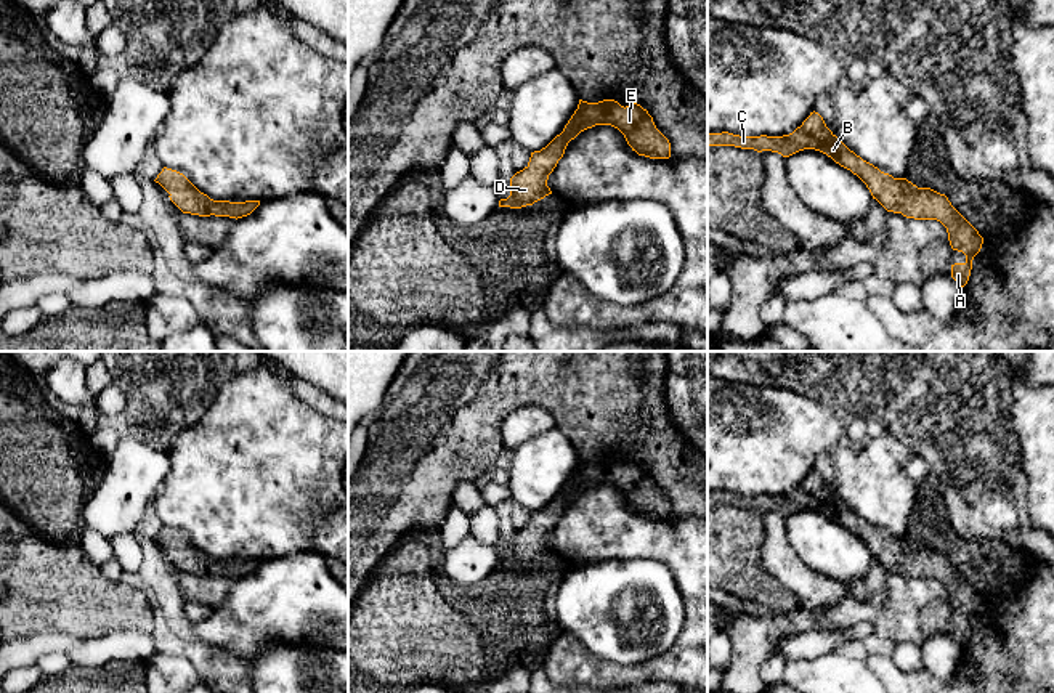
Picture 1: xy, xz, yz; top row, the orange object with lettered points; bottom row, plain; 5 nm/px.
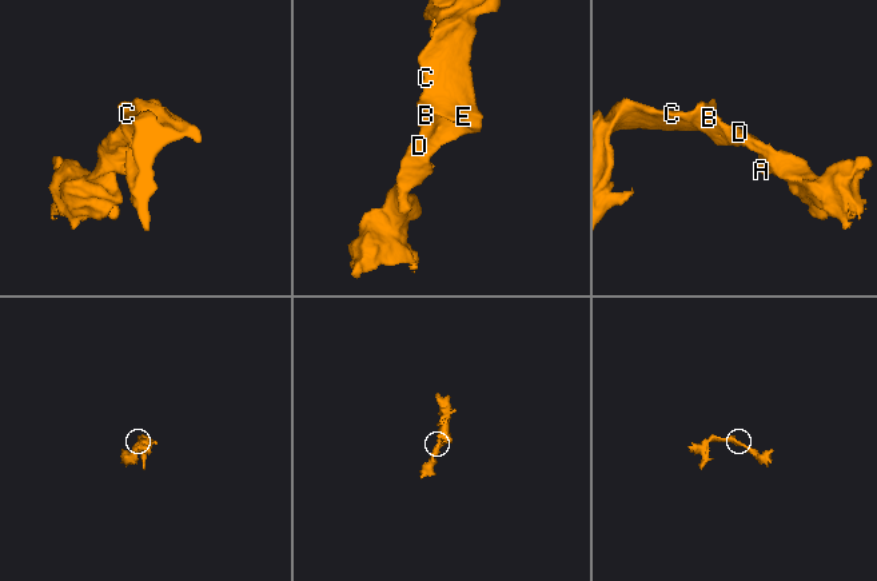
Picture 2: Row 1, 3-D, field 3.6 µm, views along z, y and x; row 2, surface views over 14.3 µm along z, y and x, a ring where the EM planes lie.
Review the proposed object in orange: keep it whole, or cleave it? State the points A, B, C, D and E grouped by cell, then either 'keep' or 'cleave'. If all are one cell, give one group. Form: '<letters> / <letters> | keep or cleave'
A B C D E | keep

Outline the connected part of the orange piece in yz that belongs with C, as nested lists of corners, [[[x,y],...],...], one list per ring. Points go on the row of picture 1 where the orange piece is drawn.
[[[818,112],[810,116],[793,133],[783,136],[740,136],[728,132],[709,133],[707,146],[735,146],[757,152],[772,151],[789,157],[804,149],[815,149],[857,175],[887,212],[914,220],[937,220],[948,233],[953,250],[966,255],[964,263],[951,265],[951,278],[964,287],[969,281],[972,260],[980,252],[983,237],[951,205],[945,194],[930,188],[918,188],[906,178],[894,178],[850,151],[825,124]]]

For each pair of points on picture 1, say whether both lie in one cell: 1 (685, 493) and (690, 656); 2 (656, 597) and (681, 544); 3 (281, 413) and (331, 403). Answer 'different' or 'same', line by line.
1: different
2: different
3: different

